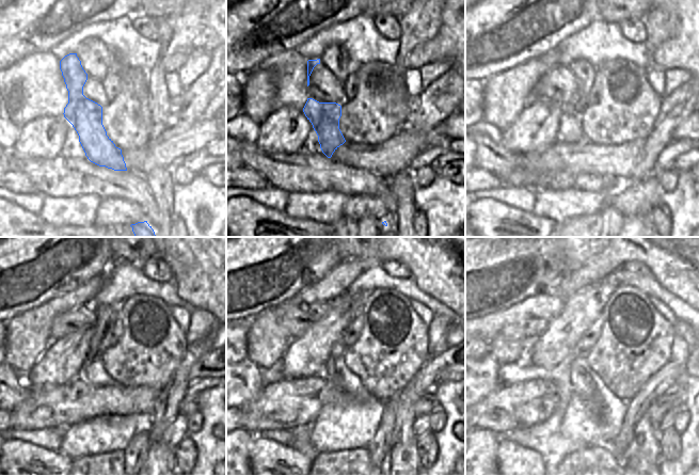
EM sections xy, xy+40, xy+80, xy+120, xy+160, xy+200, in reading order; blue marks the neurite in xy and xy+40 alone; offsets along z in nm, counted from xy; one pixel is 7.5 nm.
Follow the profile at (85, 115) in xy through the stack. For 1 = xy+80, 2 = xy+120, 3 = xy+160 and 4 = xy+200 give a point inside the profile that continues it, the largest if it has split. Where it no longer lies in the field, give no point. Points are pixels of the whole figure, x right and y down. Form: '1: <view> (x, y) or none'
1: xy+80 (570, 131)
2: xy+120 (93, 371)
3: xy+160 (352, 382)
4: xy+200 (580, 363)

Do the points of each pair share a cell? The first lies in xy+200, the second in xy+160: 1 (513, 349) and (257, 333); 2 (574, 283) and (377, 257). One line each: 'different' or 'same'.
1: same
2: same

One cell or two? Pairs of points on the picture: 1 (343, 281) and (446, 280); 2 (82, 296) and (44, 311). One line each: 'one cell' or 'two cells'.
1: one cell
2: one cell

